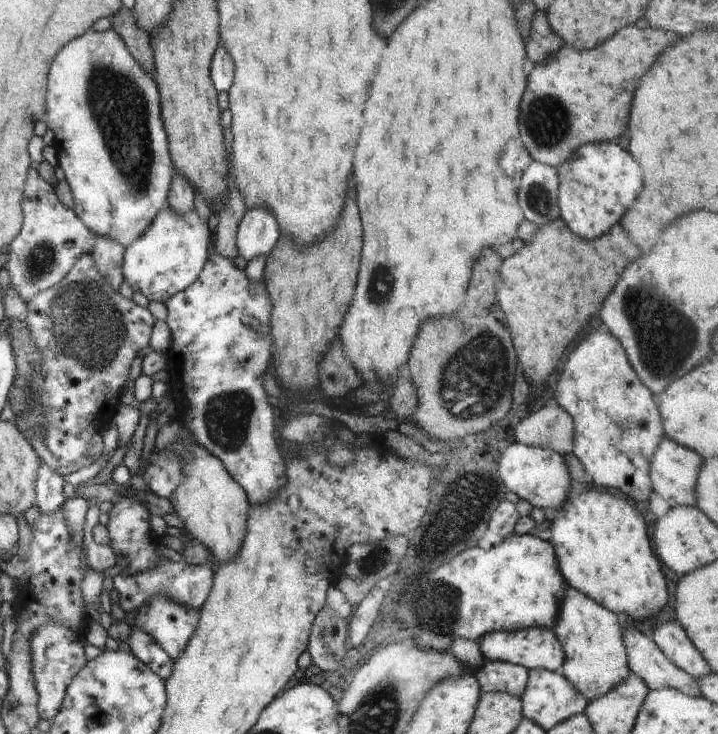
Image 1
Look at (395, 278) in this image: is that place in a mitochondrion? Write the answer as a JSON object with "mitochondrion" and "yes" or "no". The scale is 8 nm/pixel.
{"mitochondrion":"yes"}

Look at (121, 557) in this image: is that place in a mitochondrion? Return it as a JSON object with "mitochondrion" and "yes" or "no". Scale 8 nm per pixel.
{"mitochondrion":"no"}

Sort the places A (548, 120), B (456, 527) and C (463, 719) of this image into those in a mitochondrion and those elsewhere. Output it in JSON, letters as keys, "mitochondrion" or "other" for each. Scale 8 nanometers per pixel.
{"A":"mitochondrion","B":"mitochondrion","C":"other"}

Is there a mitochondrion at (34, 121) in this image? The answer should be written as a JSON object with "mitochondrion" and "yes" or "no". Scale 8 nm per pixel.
{"mitochondrion":"no"}

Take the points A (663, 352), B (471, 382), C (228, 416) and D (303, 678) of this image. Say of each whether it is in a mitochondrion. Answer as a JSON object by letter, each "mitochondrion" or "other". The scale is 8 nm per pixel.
{"A":"mitochondrion","B":"mitochondrion","C":"mitochondrion","D":"other"}

